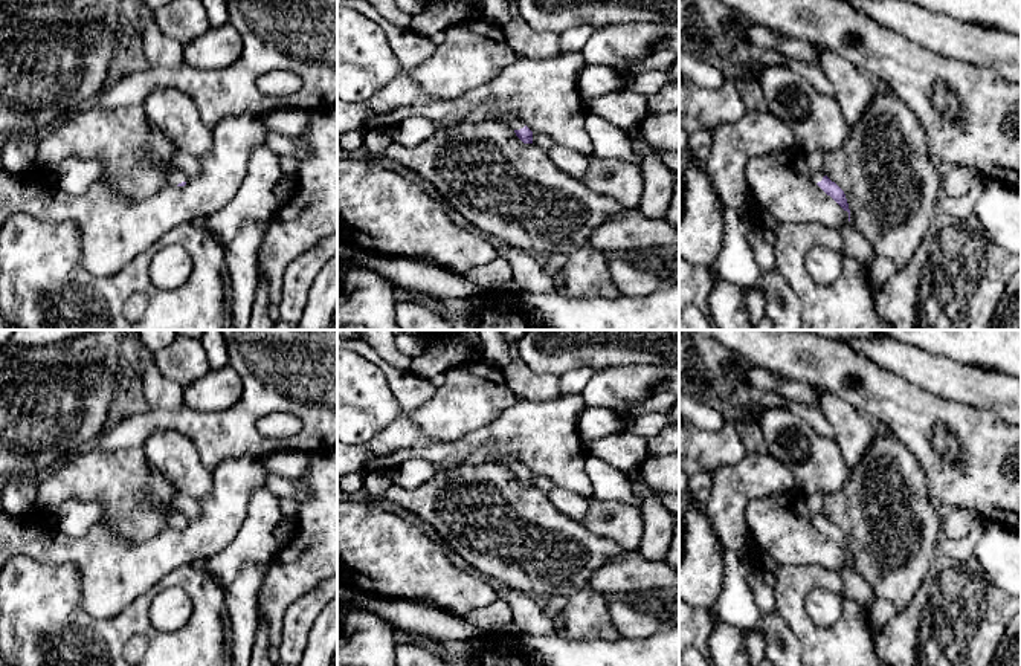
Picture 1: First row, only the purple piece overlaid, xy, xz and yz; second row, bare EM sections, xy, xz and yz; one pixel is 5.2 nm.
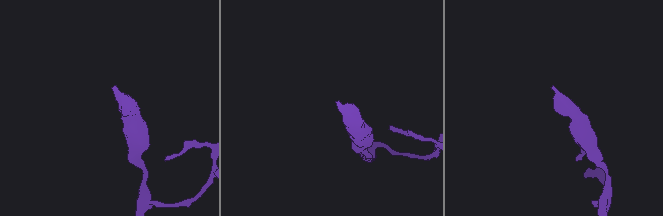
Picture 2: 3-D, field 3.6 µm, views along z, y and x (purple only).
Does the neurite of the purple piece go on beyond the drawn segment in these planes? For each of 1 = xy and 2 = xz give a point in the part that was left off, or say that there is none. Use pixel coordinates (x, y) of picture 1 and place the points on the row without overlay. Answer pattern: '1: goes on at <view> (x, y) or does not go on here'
1: goes on at xy (173, 518)
2: goes on at xz (484, 455)

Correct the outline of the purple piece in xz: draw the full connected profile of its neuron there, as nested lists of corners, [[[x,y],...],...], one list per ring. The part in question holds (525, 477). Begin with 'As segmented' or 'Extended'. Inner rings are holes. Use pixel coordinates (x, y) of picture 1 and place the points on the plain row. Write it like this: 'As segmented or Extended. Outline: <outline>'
Extended. Outline: [[[482,448],[465,458],[465,464],[469,466],[484,463],[507,466],[523,486],[533,486],[533,474],[527,467],[523,467],[520,463],[498,458],[488,448]]]

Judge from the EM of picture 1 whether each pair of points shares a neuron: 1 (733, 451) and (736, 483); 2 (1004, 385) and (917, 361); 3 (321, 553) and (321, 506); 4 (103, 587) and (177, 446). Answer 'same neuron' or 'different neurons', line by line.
1: different neurons
2: same neuron
3: same neuron
4: different neurons

